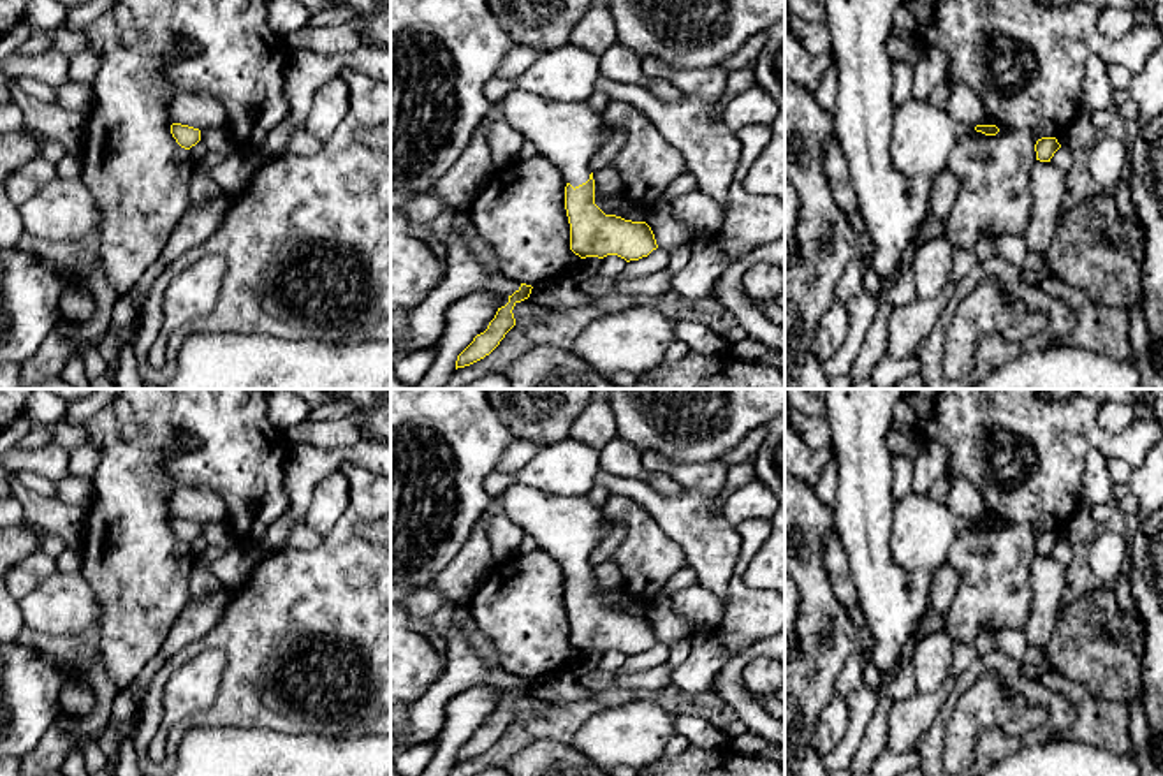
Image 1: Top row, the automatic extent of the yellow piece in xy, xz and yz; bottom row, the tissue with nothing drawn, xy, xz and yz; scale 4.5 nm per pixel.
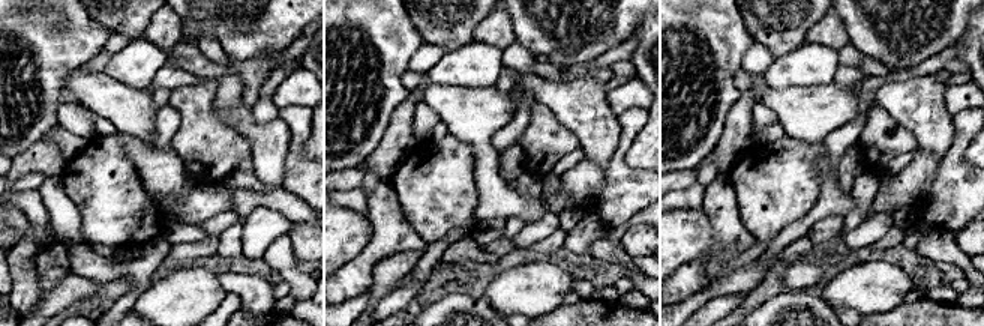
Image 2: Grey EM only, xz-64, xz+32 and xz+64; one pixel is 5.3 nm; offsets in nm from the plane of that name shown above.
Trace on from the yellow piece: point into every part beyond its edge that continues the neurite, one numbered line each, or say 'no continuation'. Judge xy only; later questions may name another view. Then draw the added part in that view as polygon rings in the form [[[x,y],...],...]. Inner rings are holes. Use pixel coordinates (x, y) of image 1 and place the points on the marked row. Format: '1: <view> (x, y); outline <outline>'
no continuation

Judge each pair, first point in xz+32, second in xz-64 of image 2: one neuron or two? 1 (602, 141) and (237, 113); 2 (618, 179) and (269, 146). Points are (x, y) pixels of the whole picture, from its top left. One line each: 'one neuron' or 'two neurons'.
1: one neuron
2: two neurons

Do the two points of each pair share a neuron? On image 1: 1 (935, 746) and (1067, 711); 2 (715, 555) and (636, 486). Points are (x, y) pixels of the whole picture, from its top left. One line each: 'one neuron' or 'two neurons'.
1: one neuron
2: one neuron

